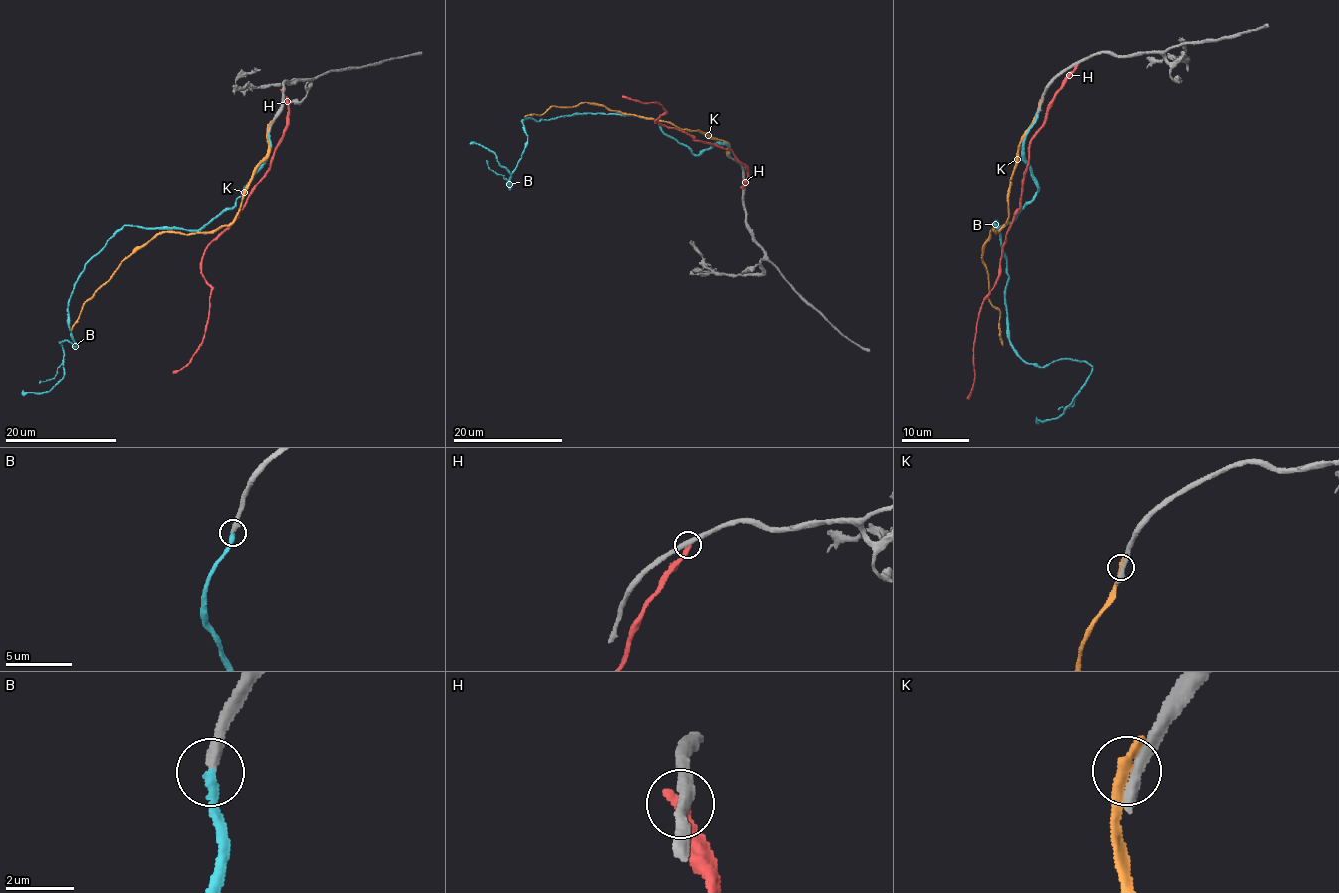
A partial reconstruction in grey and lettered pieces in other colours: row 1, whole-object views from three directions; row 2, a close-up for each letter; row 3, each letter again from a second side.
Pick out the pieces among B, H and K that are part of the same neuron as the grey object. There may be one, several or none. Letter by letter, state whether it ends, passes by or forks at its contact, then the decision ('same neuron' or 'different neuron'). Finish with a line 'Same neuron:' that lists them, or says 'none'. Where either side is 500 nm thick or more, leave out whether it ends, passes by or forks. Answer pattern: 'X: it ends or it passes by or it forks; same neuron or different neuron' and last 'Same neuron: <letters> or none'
B: it ends; same neuron
H: it ends; different neuron
K: it ends; different neuron
Same neuron: B

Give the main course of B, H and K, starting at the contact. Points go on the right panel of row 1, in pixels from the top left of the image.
B: (1038, 113), (1024, 145), (1037, 190), (996, 221), (1007, 339), (1028, 363), (1092, 368), (1061, 415), (1038, 422)
H: (1077, 64), (1031, 142), (1021, 205), (1001, 255), (998, 282), (978, 312), (973, 386), (966, 399)
K: (1039, 105), (1019, 143), (1008, 221), (993, 228), (984, 246), (988, 301), (999, 311), (1002, 346)

